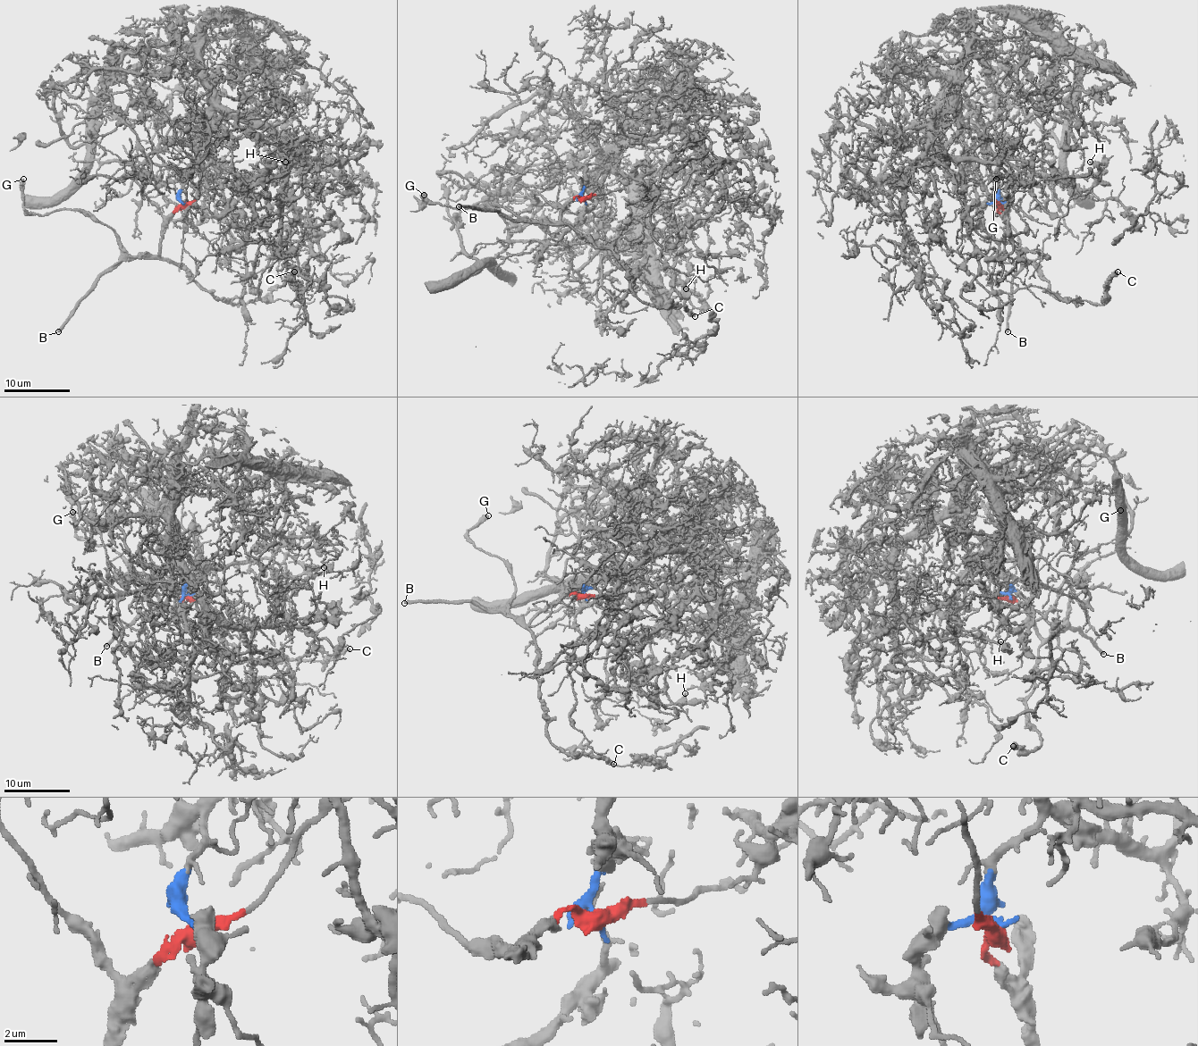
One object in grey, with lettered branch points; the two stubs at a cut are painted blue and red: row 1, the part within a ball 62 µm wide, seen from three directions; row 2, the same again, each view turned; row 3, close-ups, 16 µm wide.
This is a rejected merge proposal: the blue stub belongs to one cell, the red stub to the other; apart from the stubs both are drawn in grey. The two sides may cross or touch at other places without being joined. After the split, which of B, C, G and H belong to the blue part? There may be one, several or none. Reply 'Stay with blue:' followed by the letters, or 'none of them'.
Stay with blue: H

